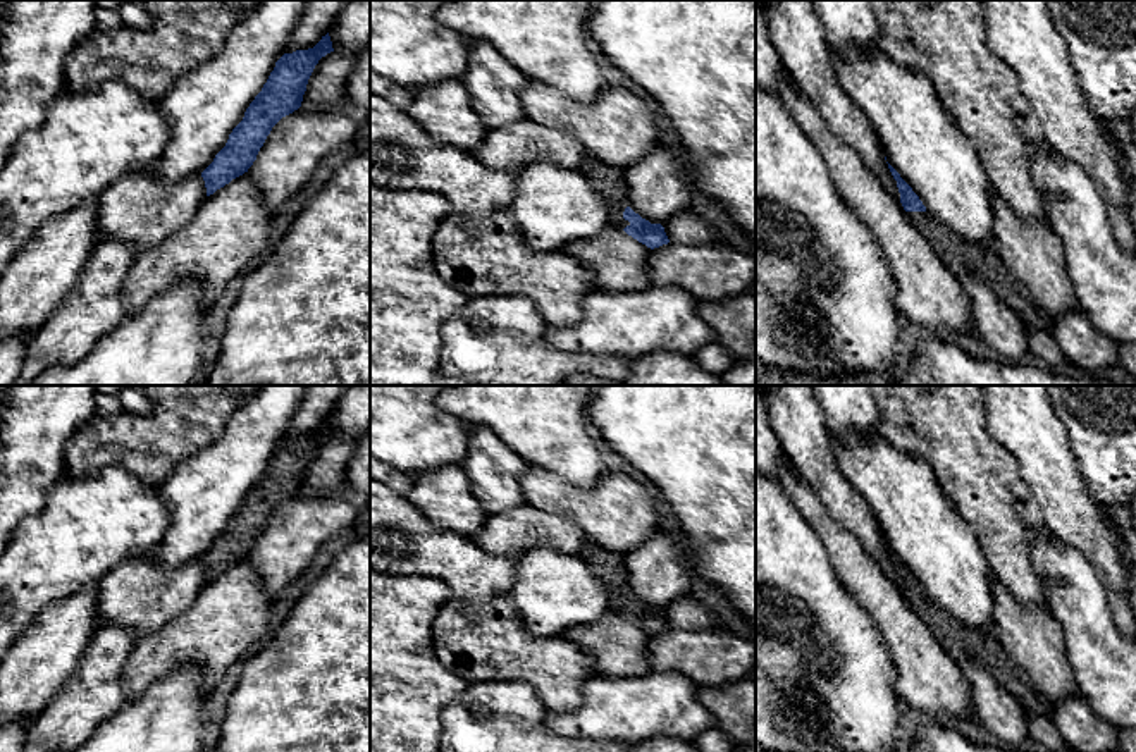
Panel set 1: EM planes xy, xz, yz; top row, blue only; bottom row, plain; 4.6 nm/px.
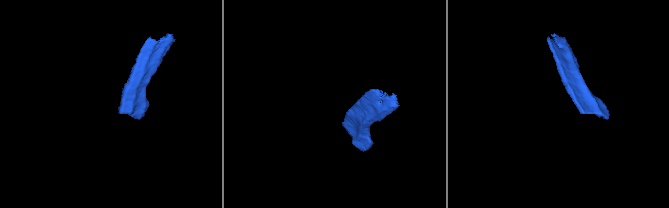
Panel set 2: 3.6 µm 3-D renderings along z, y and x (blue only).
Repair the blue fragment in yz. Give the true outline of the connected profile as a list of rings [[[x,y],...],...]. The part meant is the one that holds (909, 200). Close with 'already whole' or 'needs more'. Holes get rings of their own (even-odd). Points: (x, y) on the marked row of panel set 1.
[[[888,163],[897,181],[900,203],[914,225],[921,231],[938,258],[960,279],[976,277],[1021,318],[1026,329],[1052,330],[1053,318],[1031,298],[1029,291],[1017,280],[998,255],[995,241],[972,243],[954,232],[926,210],[919,196]]]; needs more

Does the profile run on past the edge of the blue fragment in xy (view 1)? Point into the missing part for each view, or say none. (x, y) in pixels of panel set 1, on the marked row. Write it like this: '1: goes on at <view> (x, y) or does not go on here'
1: does not go on here

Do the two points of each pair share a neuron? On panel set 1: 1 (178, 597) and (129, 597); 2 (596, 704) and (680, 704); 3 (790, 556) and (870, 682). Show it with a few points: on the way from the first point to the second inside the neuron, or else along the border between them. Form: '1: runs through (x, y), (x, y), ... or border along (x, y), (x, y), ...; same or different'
1: runs through (166, 596), (142, 596); same
2: runs through (617, 704), (660, 704); same
3: runs through (814, 587), (828, 604), (837, 634), (847, 651); same

